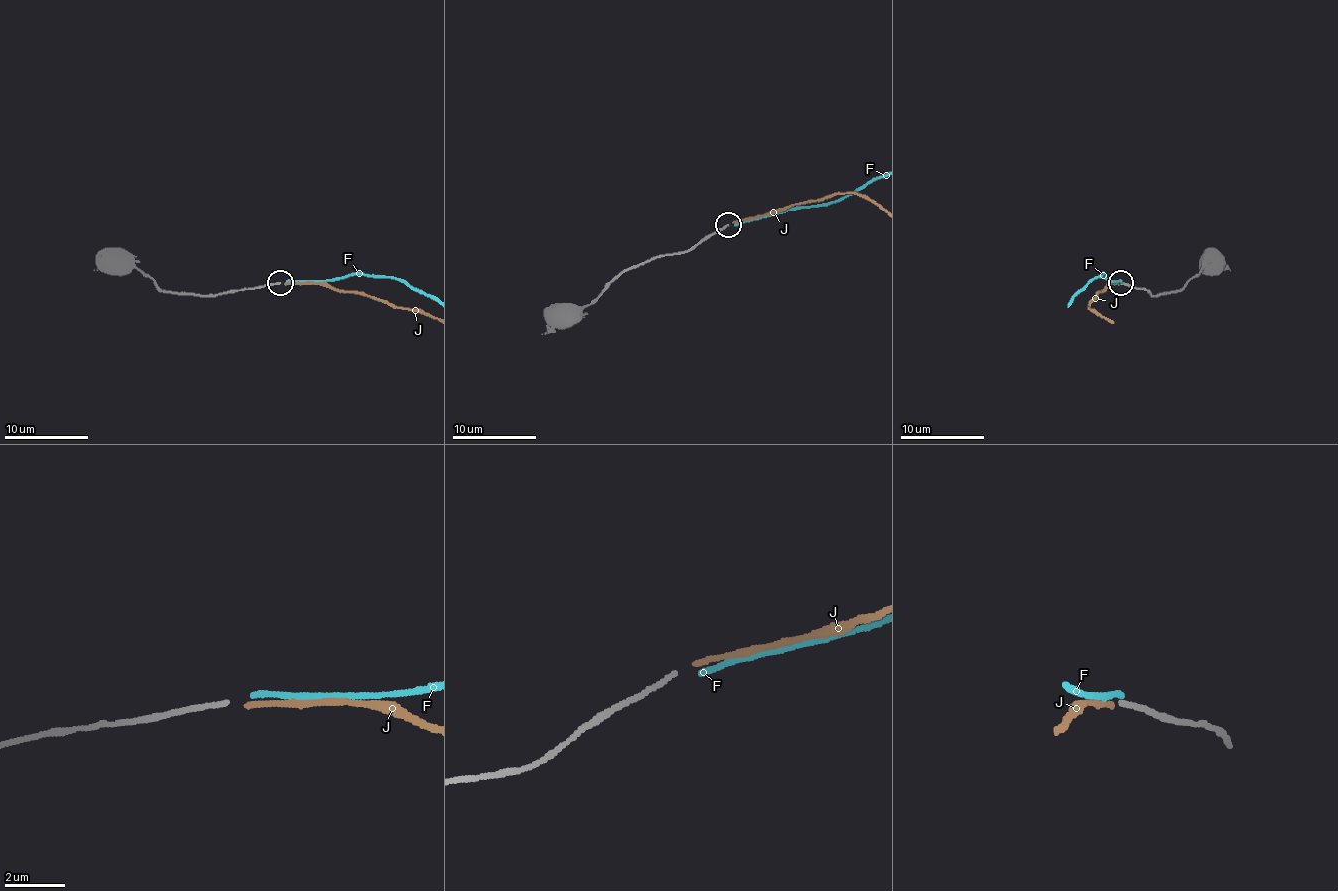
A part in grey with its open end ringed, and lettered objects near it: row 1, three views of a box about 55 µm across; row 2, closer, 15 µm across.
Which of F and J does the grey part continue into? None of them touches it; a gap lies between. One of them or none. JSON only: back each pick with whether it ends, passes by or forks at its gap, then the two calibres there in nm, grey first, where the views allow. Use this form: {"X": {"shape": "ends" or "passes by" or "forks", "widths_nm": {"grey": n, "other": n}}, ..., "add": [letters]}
{"add": []}

